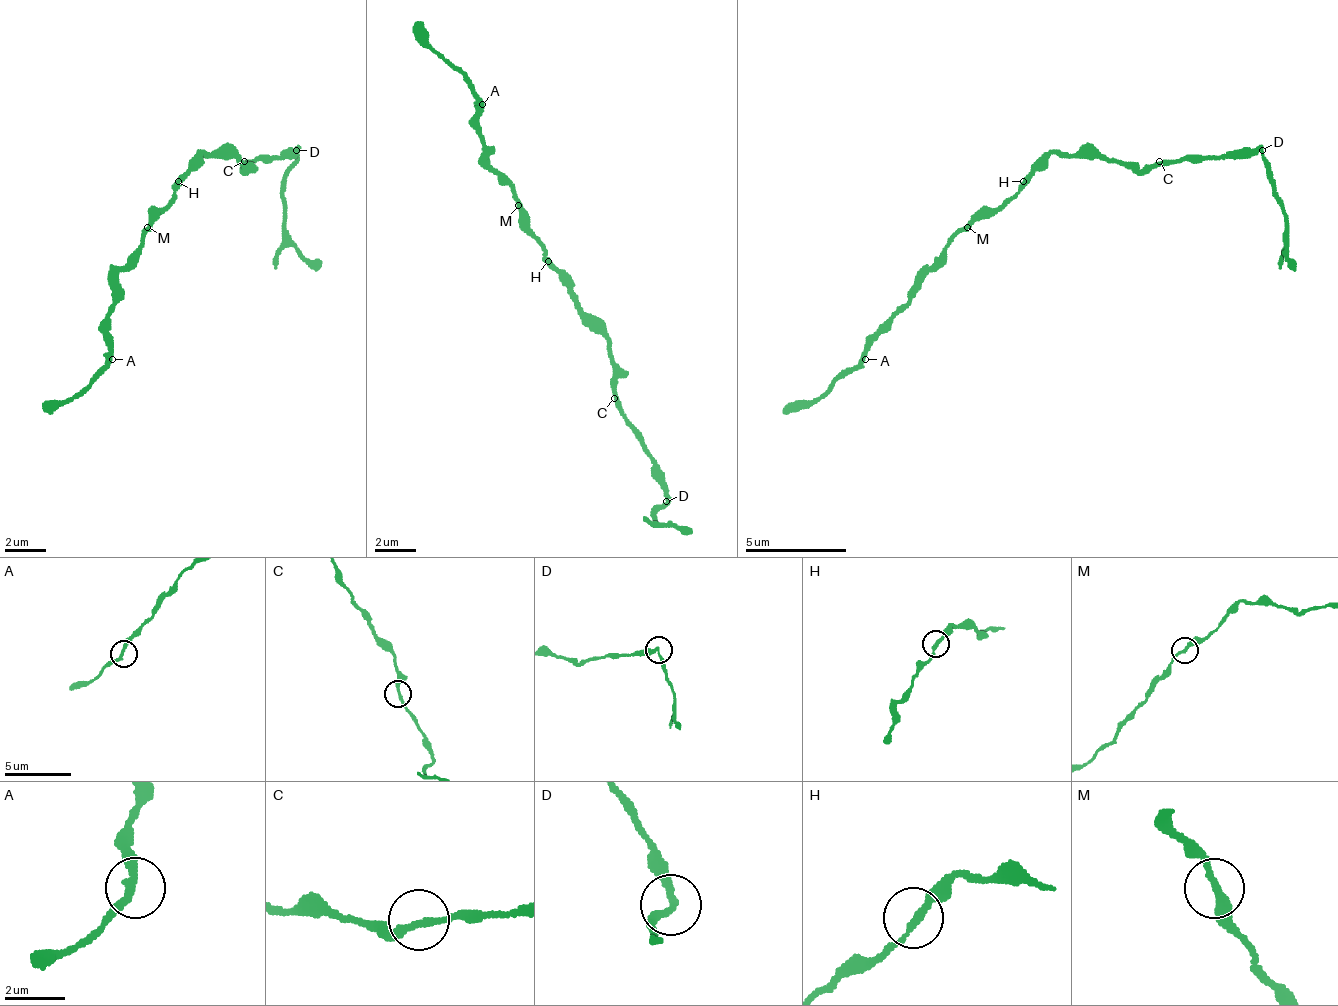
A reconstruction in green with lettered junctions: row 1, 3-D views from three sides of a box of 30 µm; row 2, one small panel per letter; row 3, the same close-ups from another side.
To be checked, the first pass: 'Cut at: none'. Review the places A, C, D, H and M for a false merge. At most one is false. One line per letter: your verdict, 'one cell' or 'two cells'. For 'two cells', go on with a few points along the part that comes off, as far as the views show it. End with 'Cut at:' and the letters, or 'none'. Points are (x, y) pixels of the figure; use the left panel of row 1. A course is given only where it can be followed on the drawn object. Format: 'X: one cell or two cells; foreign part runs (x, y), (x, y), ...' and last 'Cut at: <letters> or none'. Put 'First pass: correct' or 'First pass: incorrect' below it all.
A: one cell
C: one cell
D: two cells; foreign part runs (294, 151), (284, 181), (284, 237), (320, 267)
H: one cell
M: one cell
Cut at: D
First pass: incorrect

